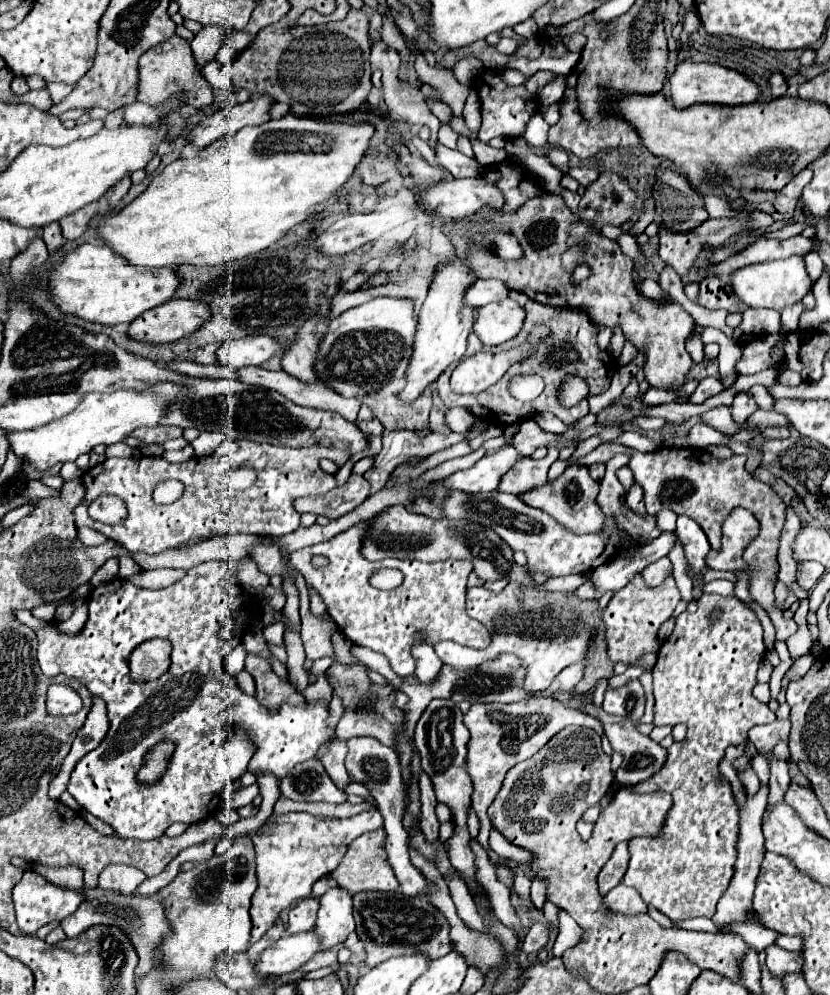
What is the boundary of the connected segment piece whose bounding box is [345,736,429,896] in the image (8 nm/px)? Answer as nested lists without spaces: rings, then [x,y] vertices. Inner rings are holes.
[[[359,736],[359,738],[351,738],[347,742],[347,760],[345,760],[345,768],[349,772],[349,778],[353,782],[361,782],[365,784],[365,788],[369,790],[369,794],[373,796],[373,800],[377,802],[379,812],[385,818],[385,832],[387,832],[387,842],[385,842],[385,850],[387,850],[387,862],[391,862],[393,872],[399,880],[401,892],[407,896],[423,896],[423,892],[427,892],[427,880],[423,874],[419,874],[419,870],[415,866],[411,866],[409,862],[409,848],[407,848],[407,830],[403,828],[403,812],[405,812],[405,796],[407,796],[407,788],[405,788],[405,780],[401,776],[401,768],[399,768],[399,758],[397,754],[387,748],[385,744],[381,744],[377,738],[367,738],[367,736]]]

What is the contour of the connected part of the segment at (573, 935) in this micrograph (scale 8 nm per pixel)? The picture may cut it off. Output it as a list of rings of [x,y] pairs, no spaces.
[[[559,910],[557,924],[559,926],[557,926],[557,938],[553,944],[553,956],[561,958],[565,950],[573,948],[579,942],[579,938],[583,938],[583,930],[575,928],[575,922],[571,920],[571,916],[565,910]]]

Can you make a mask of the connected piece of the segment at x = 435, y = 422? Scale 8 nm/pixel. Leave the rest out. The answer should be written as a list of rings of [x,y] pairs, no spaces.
[[[433,408],[429,415],[429,425],[433,428],[434,433],[440,435],[448,435],[451,433],[449,428],[445,425],[445,415],[439,413],[437,409]]]

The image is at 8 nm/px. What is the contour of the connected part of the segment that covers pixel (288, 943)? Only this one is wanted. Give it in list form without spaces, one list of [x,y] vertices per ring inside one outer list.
[[[307,930],[295,936],[287,934],[255,960],[255,972],[263,978],[269,974],[295,972],[317,952],[319,952],[319,936],[315,936],[315,930]]]

